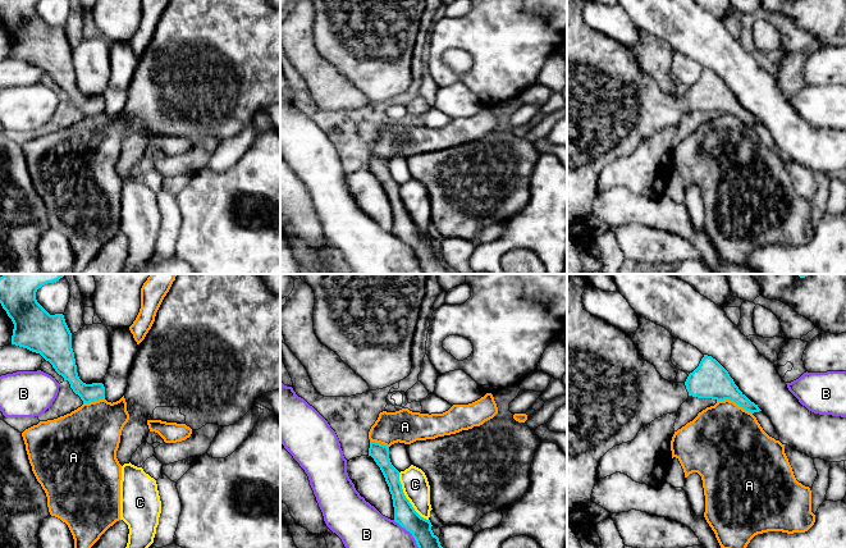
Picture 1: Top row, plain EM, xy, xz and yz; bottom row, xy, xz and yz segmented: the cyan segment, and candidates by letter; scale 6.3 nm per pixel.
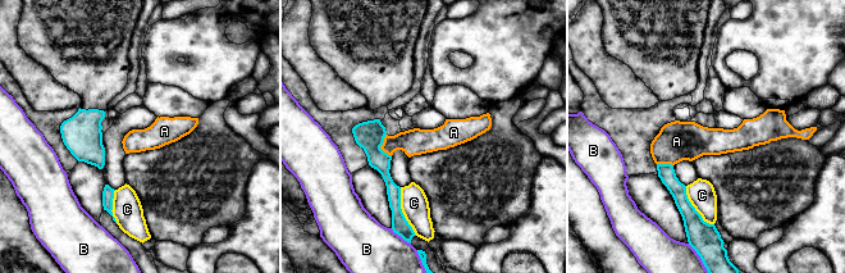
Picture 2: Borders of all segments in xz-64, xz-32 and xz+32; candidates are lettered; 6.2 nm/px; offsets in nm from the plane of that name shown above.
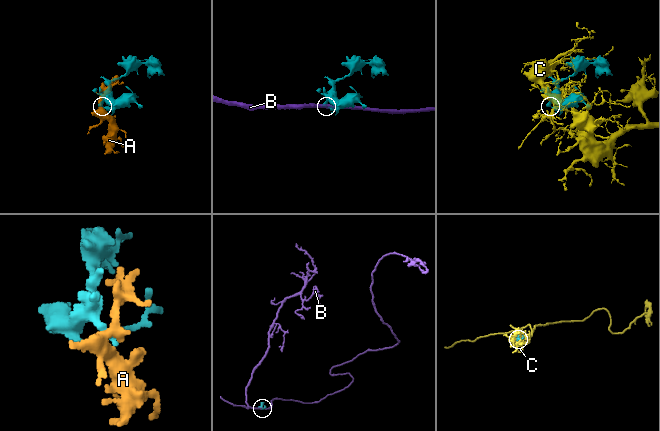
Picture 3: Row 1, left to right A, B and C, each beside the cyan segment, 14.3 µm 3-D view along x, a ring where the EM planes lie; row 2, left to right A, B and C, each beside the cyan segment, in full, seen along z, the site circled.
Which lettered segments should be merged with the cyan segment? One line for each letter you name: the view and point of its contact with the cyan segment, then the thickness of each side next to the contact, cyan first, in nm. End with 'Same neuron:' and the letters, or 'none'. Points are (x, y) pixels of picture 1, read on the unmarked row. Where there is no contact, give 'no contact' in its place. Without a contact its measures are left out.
Same neuron: none

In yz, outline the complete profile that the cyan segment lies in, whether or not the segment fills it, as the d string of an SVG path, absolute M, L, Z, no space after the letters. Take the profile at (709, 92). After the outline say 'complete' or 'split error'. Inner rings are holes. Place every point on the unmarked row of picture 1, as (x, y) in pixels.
M567 0L567 225L591 215L600 172L613 160L631 155L641 141L667 127L678 125L690 110L730 113L754 127L762 124L735 97L728 85L712 69L704 68L685 96L663 92L655 79L645 74L623 44L586 24L582 6L586 0Z; split error

